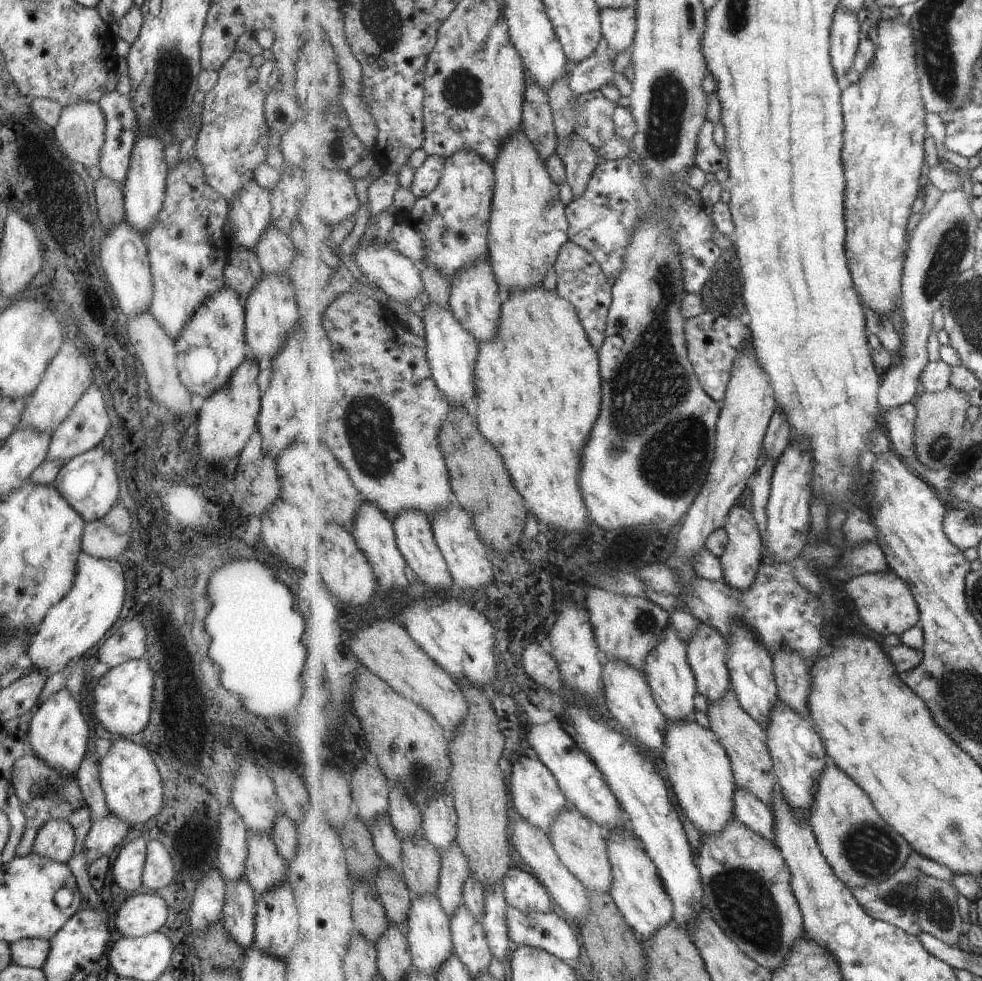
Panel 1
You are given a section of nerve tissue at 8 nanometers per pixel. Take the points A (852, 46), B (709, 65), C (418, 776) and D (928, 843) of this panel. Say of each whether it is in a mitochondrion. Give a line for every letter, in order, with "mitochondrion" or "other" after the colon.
A: other
B: other
C: mitochondrion
D: other

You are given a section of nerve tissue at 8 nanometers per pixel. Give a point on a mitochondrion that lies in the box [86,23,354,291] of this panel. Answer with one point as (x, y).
(173, 74)

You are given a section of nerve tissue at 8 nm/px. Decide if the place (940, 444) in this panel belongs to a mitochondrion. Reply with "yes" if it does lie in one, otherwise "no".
yes

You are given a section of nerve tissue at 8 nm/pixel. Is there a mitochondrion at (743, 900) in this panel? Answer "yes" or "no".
yes

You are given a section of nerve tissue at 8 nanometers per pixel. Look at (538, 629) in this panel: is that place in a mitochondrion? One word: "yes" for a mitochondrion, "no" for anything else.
no

